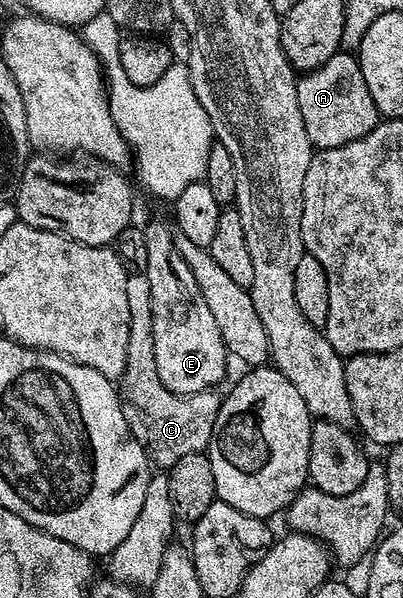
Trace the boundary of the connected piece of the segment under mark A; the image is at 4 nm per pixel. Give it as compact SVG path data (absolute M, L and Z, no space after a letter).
M339 51L319 69L303 72L297 78L300 116L315 150L344 147L344 143L352 143L368 135L368 131L380 123L380 114L376 103L372 103L368 83L364 83L364 75L360 75L357 56L346 52Z

